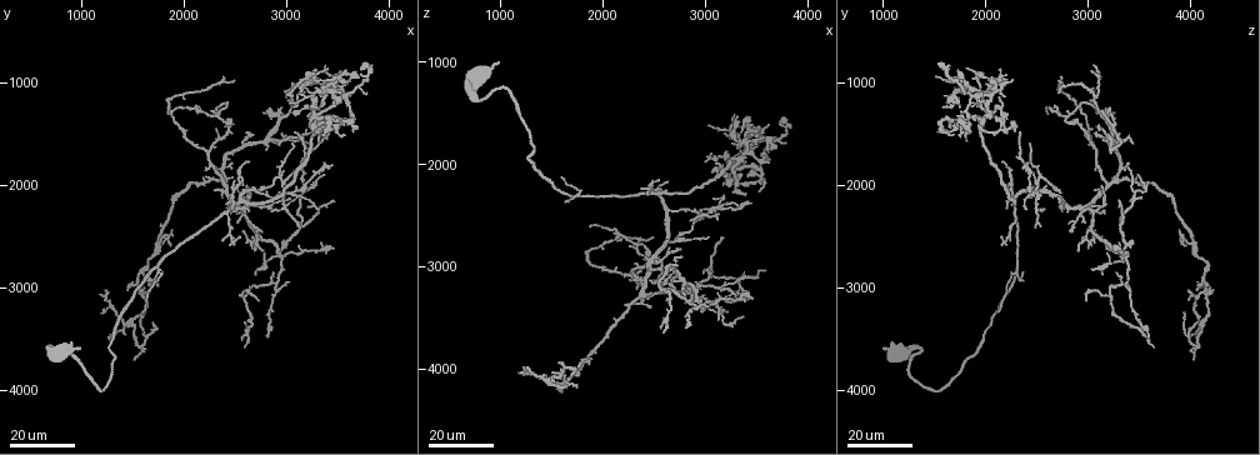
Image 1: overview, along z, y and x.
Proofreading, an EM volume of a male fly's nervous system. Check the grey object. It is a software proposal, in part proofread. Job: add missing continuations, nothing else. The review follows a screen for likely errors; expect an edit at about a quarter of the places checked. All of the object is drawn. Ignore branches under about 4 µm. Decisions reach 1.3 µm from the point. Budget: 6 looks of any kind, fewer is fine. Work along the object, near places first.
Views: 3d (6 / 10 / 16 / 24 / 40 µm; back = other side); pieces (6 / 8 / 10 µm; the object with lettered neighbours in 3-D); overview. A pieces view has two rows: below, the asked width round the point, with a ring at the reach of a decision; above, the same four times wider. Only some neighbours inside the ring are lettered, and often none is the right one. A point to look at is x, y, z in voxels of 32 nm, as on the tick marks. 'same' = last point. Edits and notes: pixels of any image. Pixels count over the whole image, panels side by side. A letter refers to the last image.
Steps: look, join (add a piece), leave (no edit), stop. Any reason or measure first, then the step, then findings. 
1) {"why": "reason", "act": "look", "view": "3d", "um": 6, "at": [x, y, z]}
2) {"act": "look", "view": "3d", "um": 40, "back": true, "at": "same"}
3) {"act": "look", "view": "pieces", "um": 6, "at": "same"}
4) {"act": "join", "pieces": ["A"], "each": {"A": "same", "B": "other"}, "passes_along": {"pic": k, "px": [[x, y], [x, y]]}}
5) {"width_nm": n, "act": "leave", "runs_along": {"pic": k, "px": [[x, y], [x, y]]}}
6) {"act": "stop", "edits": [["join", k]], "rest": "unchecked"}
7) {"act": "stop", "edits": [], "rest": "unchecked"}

{"why": "an open end", "act": "look", "view": "3d", "um": 16, "at": [3000, 1160, 3020]}

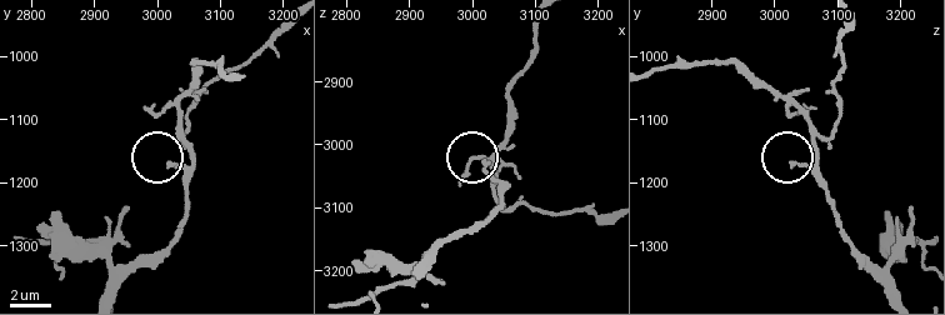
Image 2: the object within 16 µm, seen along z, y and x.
{"act": "look", "view": "3d", "um": 6, "at": [3020, 1175, 3030]}

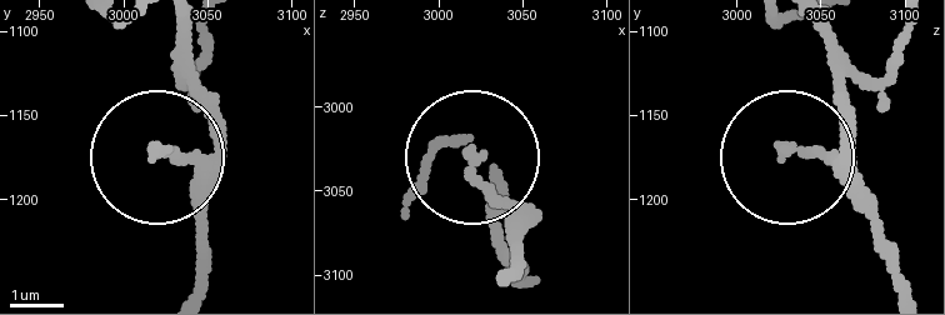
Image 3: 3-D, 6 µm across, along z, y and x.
{"act": "look", "view": "pieces", "um": 6, "at": [3020, 1168, 3028]}

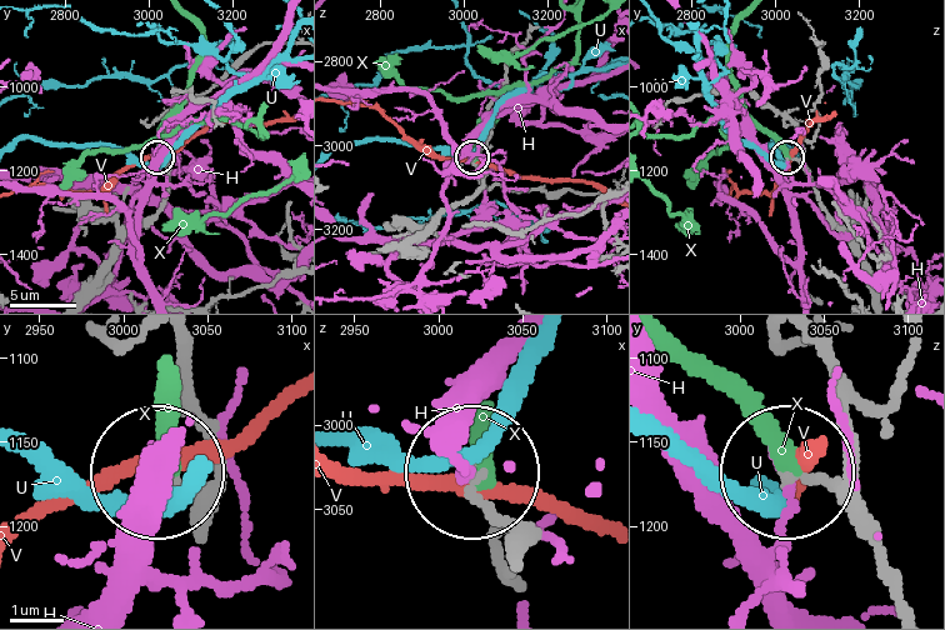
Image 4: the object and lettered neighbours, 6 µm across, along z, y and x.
{"act": "leave", "each": {"H": "other", "U": "other", "V": "other", "X": "other"}, "runs_along": {"pic": 4, "px": [[899, 606], [868, 526], [791, 473]]}, "found": "no lettered piece goes on from it"}

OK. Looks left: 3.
{"act": "look", "view": "3d", "um": 16, "at": [3120, 2140, 3500]}

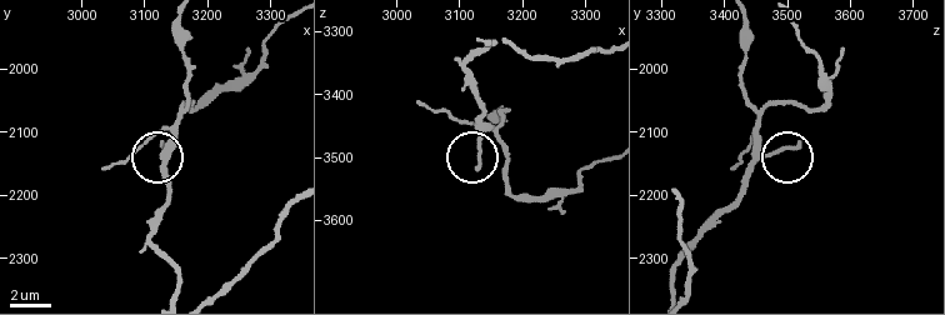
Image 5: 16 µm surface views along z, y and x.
{"act": "look", "view": "pieces", "um": 10, "at": [3130, 2115, 3520]}

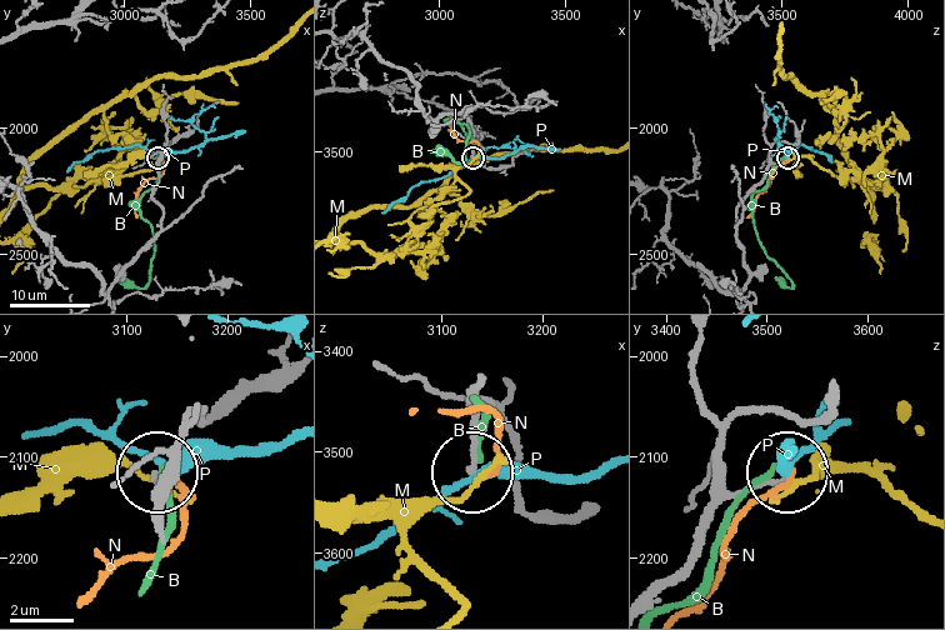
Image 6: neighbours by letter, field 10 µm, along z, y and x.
{"act": "leave", "each": {"B": "other", "M": "other", "N": "other", "P": "other"}, "runs_along": {"pic": 6, "px": [[476, 376], [470, 474]]}, "found": "none of them fits"}

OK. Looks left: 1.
{"act": "stop", "edits": [], "rest": "unchecked"}

